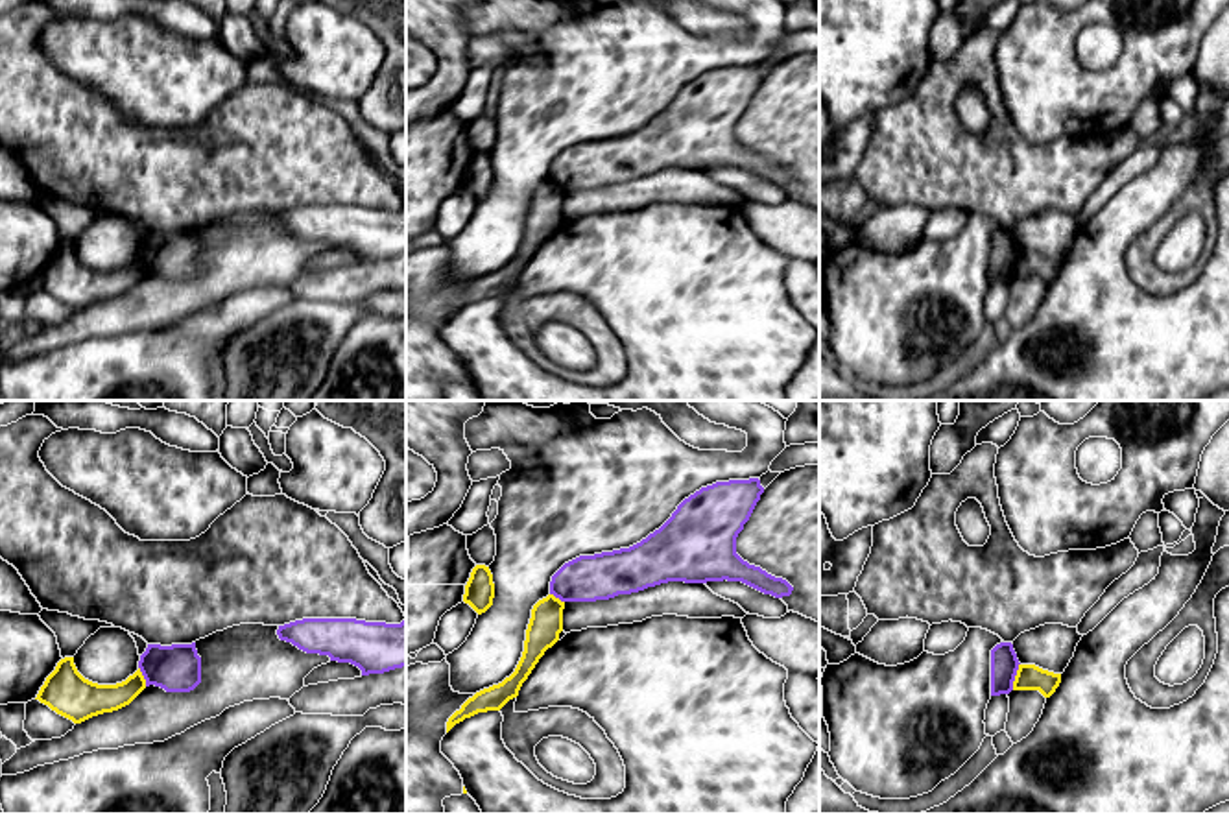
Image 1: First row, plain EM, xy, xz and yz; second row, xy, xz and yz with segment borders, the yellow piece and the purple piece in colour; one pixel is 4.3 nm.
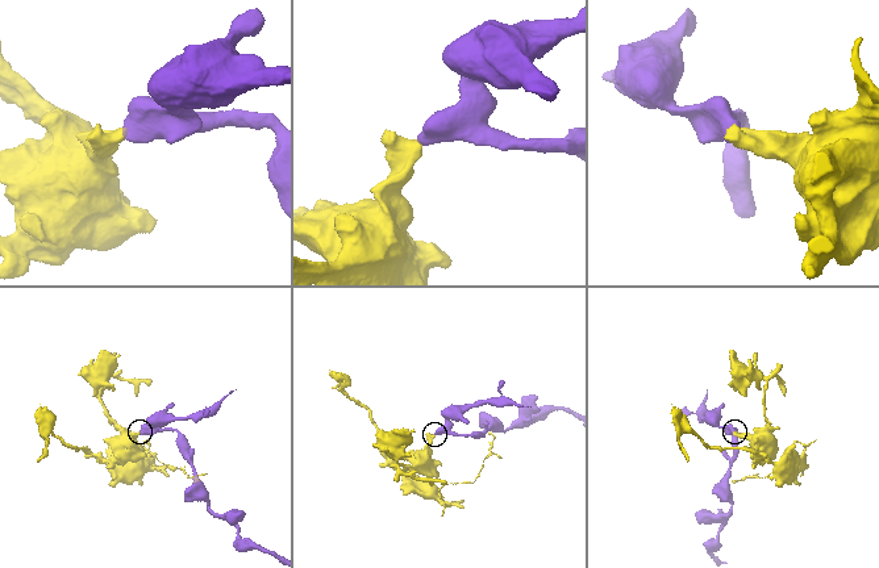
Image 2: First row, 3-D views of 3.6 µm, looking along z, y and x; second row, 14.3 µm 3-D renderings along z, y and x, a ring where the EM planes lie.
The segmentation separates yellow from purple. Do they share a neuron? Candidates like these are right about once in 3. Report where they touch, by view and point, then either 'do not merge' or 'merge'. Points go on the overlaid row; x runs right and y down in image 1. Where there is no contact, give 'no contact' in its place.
meets yellow in yz at (1015, 676); do not merge

